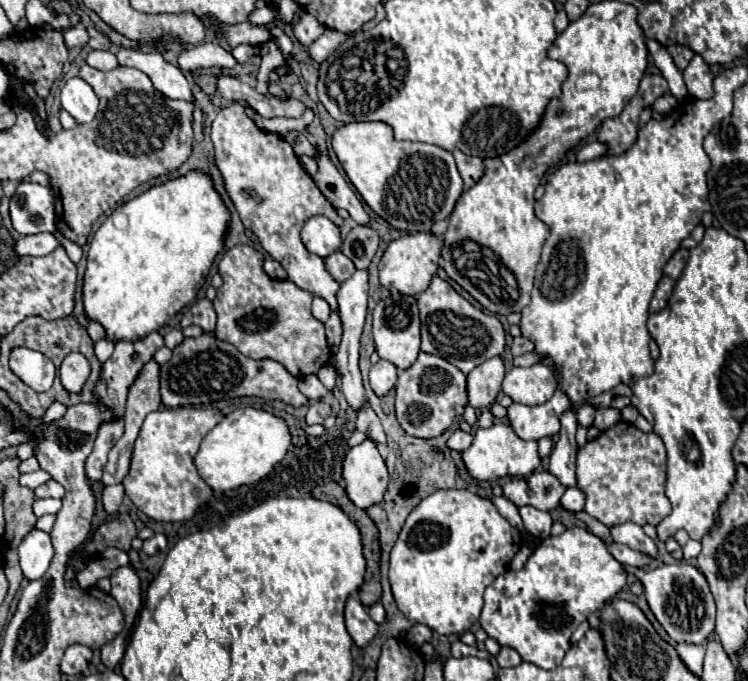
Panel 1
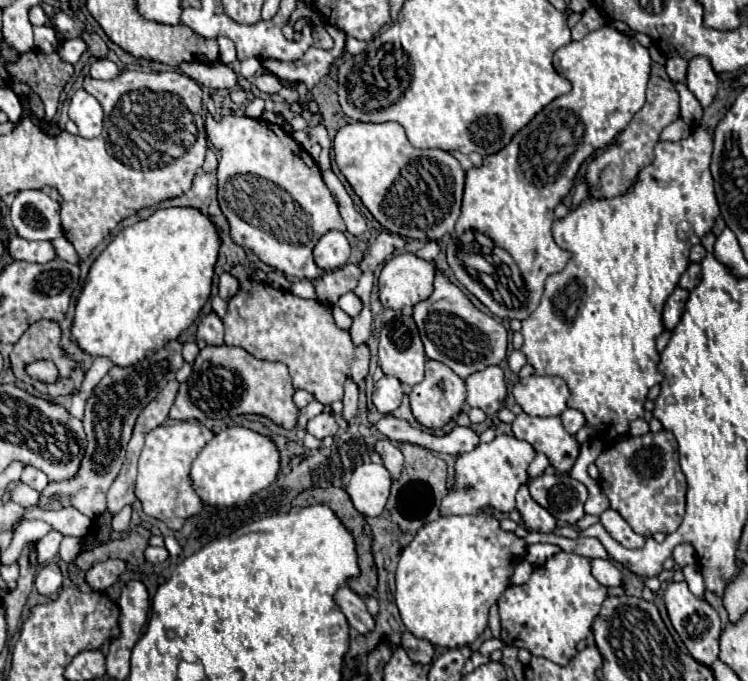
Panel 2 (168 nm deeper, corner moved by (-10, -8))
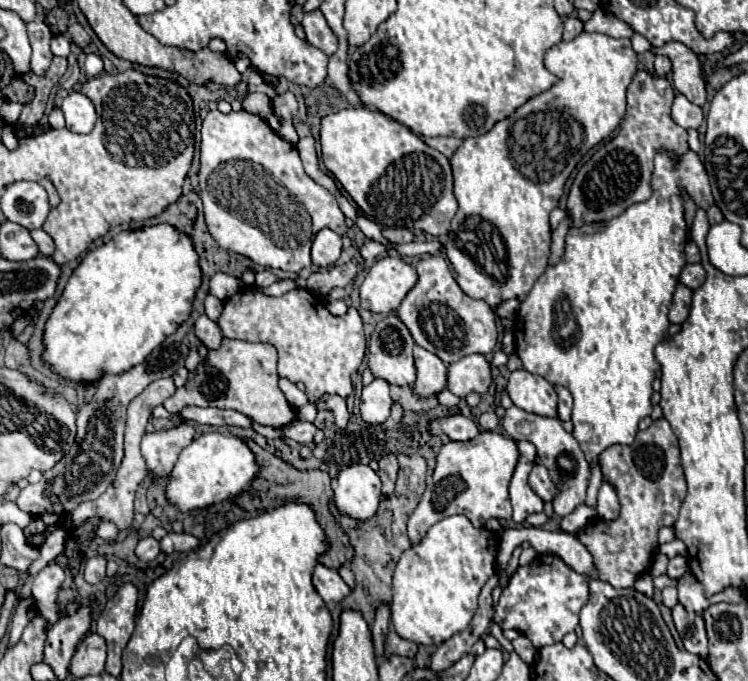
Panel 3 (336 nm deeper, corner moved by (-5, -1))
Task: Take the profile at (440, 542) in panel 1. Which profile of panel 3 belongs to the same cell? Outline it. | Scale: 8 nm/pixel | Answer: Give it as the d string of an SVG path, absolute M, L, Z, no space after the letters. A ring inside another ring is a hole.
M460 514L450 516L434 524L420 544L412 546L410 550L406 550L406 554L402 554L394 570L392 624L394 624L396 634L414 644L424 644L424 646L436 644L438 646L446 642L448 638L452 638L456 632L462 632L470 624L478 608L478 594L482 586L486 584L490 574L494 574L496 552L498 552L496 546L498 542L492 540L484 528L482 530L474 528L466 516L460 516Z

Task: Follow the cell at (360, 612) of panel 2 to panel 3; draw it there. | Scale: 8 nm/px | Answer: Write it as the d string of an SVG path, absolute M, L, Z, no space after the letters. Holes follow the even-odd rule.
M324 564L314 566L312 584L316 586L316 592L324 602L340 602L348 592L348 584L340 578L340 574L332 568L326 568Z

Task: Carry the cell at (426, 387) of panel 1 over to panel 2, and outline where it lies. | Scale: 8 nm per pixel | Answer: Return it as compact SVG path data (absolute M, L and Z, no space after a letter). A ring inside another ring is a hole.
M429 359L425 365L425 379L419 385L415 385L409 393L413 417L425 429L443 429L449 421L453 421L465 409L465 399L467 399L465 381L453 369L433 359Z

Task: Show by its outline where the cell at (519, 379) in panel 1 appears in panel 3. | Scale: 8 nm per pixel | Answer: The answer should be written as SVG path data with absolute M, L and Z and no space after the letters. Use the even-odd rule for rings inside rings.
M516 370L510 374L506 388L512 402L518 408L538 416L550 416L550 418L558 416L556 412L558 396L554 392L554 386L542 376L530 374L528 370Z

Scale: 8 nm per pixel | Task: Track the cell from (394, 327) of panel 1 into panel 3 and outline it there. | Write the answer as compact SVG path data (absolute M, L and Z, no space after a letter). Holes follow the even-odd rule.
M396 314L382 318L368 344L368 368L370 368L372 376L386 380L390 386L414 384L416 368L414 368L414 358L412 358L412 346L414 346L414 340L412 340L408 328L404 326L404 322Z

